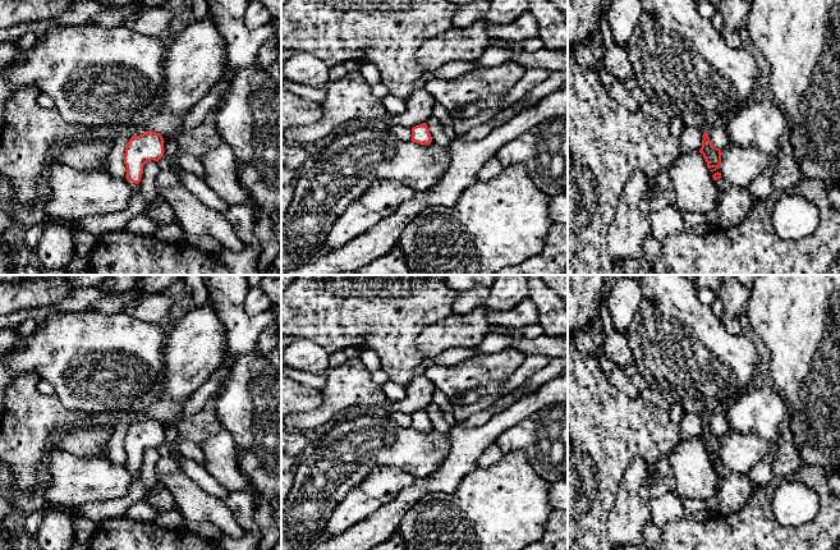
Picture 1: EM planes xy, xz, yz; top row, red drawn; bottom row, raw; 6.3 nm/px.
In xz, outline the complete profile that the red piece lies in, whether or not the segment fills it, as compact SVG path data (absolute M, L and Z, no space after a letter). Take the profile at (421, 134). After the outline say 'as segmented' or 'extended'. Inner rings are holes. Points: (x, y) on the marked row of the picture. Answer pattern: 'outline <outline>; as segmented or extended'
outline M426 123L412 128L410 141L419 143L419 145L428 145L432 142L432 137L431 137L430 129Z; as segmented

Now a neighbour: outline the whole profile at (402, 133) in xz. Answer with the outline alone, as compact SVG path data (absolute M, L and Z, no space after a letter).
M393 127L390 129L390 133L395 137L398 141L408 142L412 139L412 129L407 127Z

